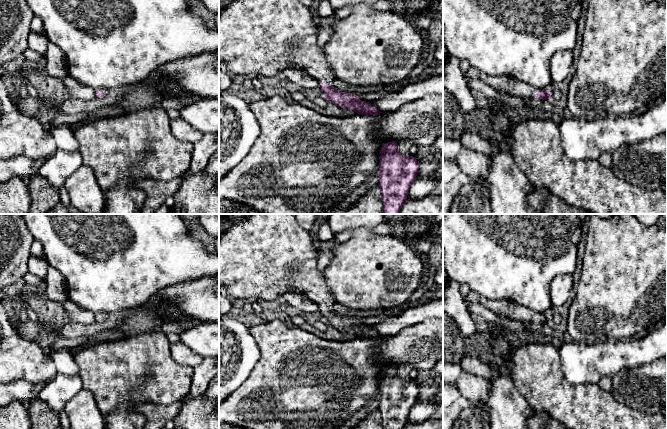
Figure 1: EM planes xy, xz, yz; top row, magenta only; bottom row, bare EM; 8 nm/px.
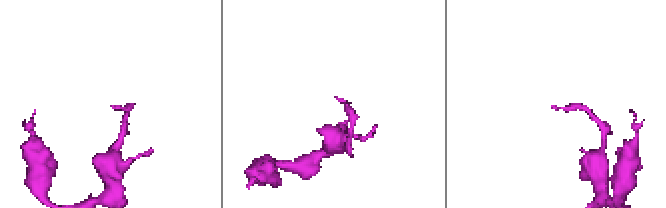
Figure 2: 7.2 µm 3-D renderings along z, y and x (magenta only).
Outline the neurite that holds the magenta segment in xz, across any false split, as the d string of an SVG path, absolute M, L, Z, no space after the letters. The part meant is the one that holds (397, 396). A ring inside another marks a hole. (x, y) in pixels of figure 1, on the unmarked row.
M387 366L380 373L378 410L382 414L383 429L404 429L408 414L416 404L419 385L402 379L398 368Z

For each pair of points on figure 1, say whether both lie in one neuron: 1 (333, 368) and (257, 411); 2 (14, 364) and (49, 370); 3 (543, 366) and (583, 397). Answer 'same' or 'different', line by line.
1: same
2: same
3: same

